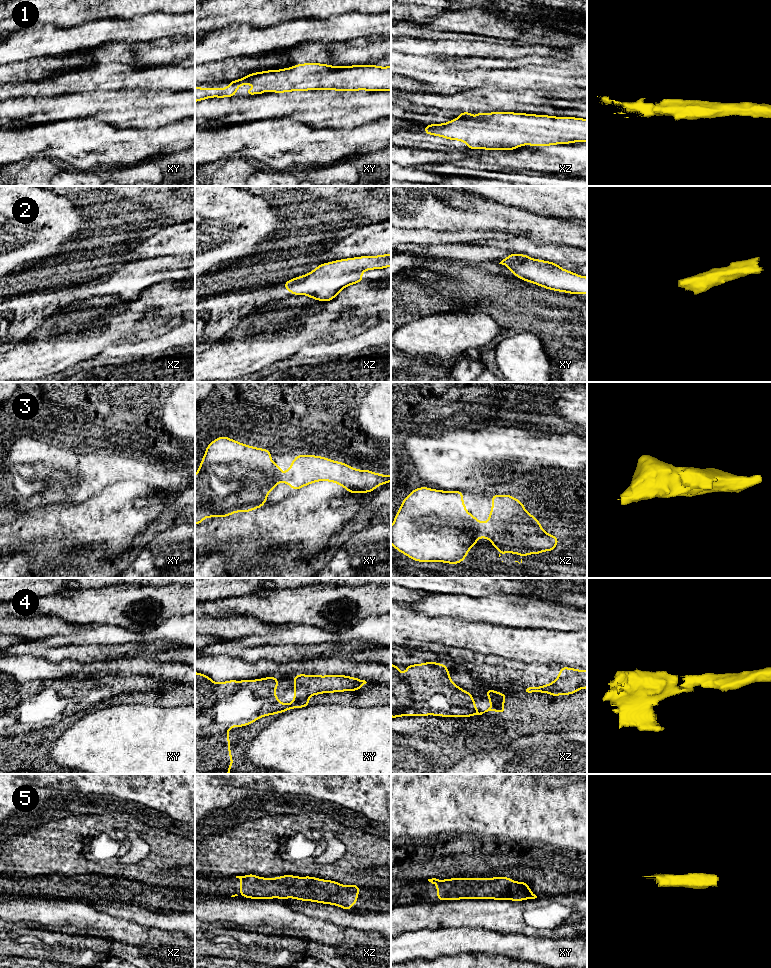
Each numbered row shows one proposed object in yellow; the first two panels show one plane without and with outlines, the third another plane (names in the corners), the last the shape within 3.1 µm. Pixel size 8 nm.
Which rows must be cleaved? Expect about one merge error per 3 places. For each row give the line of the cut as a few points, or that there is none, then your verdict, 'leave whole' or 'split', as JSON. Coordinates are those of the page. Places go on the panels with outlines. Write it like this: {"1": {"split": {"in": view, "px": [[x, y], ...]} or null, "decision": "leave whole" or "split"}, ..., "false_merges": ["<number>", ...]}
{"1": {"split": null, "decision": "leave whole"}, "2": {"split": null, "decision": "leave whole"}, "3": {"split": null, "decision": "leave whole"}, "4": {"split": null, "decision": "leave whole"}, "5": {"split": null, "decision": "leave whole"}, "false_merges": []}

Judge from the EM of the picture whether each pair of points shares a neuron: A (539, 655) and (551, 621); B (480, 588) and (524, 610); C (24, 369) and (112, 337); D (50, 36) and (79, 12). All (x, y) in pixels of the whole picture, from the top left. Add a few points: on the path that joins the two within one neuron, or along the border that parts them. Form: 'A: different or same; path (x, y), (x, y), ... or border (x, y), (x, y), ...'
A: different; border (524, 628), (548, 628), (571, 631)
B: different; border (470, 596), (506, 595), (516, 600)
C: same; path (46, 357), (90, 344)
D: different; border (85, 20), (69, 26), (42, 26)

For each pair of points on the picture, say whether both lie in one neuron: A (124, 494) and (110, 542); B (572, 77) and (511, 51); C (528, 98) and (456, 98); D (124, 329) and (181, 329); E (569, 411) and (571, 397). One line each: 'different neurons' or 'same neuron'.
A: same neuron
B: different neurons
C: same neuron
D: different neurons
E: same neuron

